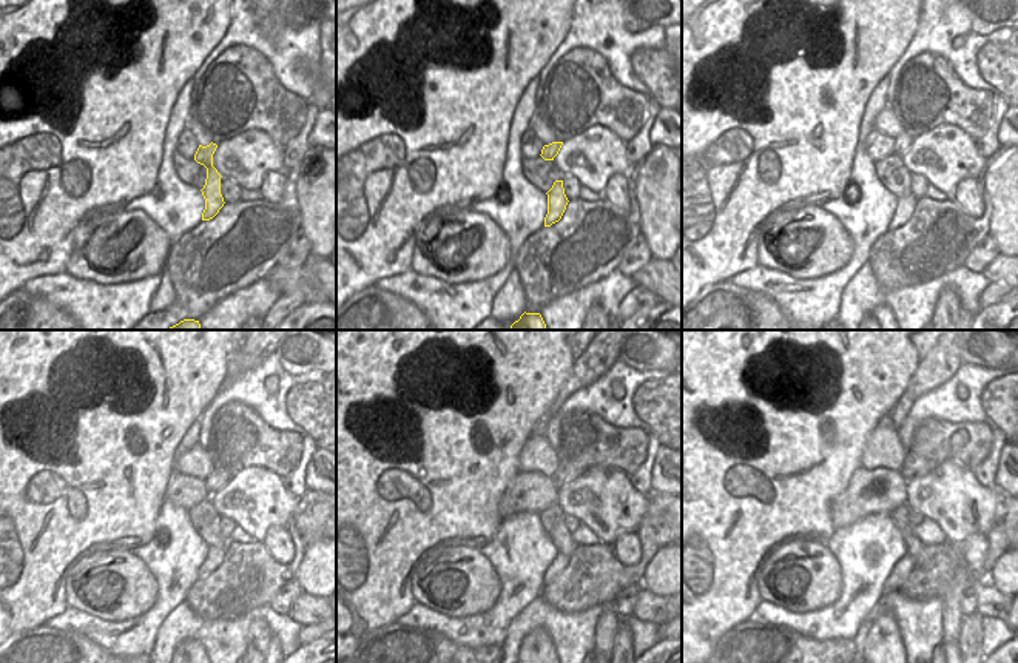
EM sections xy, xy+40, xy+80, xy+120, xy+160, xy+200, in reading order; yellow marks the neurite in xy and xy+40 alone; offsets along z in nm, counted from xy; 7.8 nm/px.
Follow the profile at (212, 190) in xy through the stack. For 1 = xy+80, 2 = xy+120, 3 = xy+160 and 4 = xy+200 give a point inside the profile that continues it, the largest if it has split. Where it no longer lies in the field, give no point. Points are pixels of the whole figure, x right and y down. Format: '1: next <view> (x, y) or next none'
1: next xy+80 (904, 210)
2: next xy+120 (215, 555)
3: next xy+160 (560, 562)
4: next xy+200 (901, 571)

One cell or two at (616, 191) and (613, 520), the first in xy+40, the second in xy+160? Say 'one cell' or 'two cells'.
two cells

